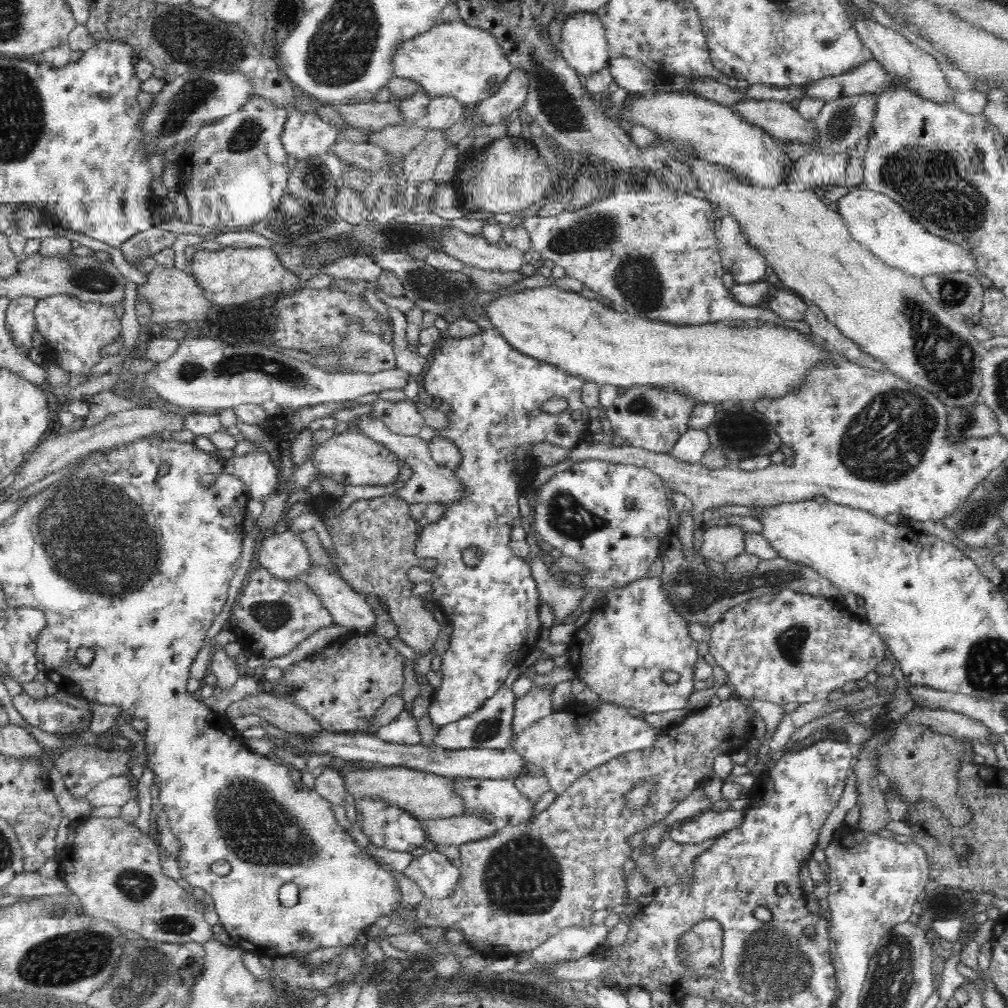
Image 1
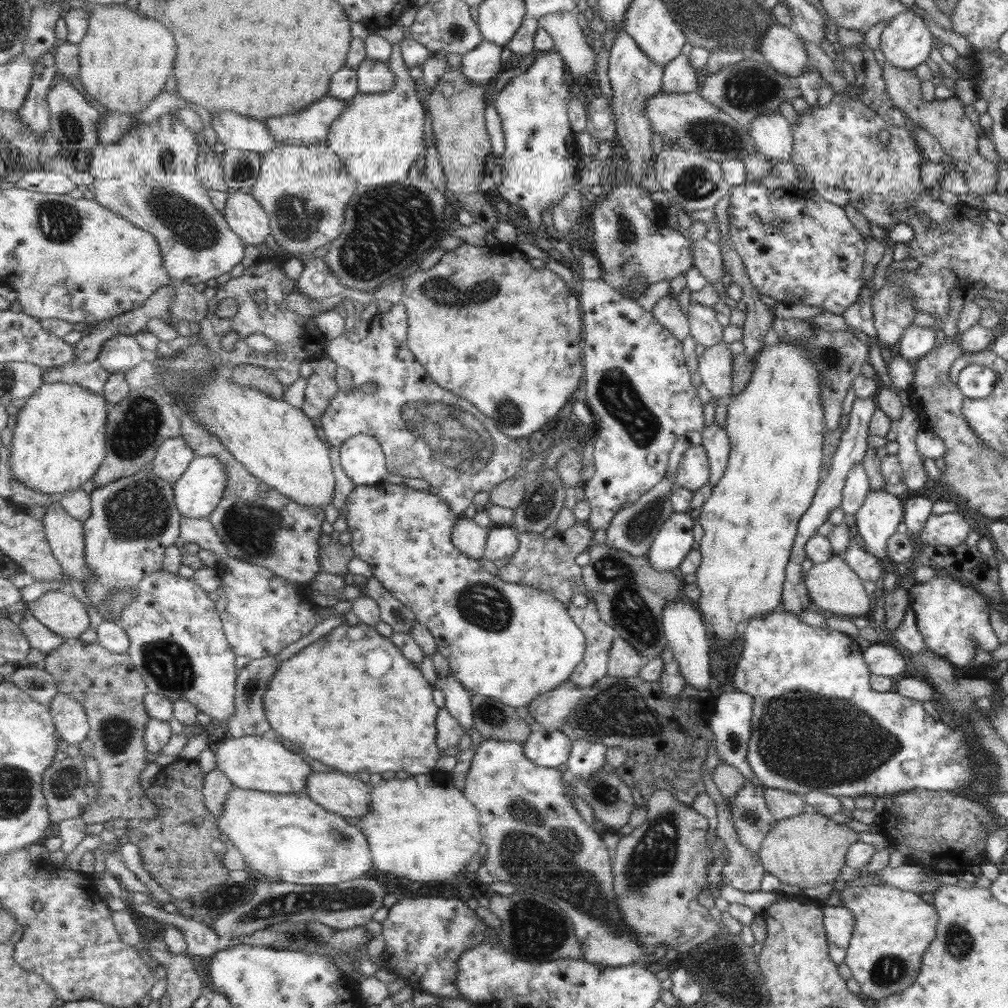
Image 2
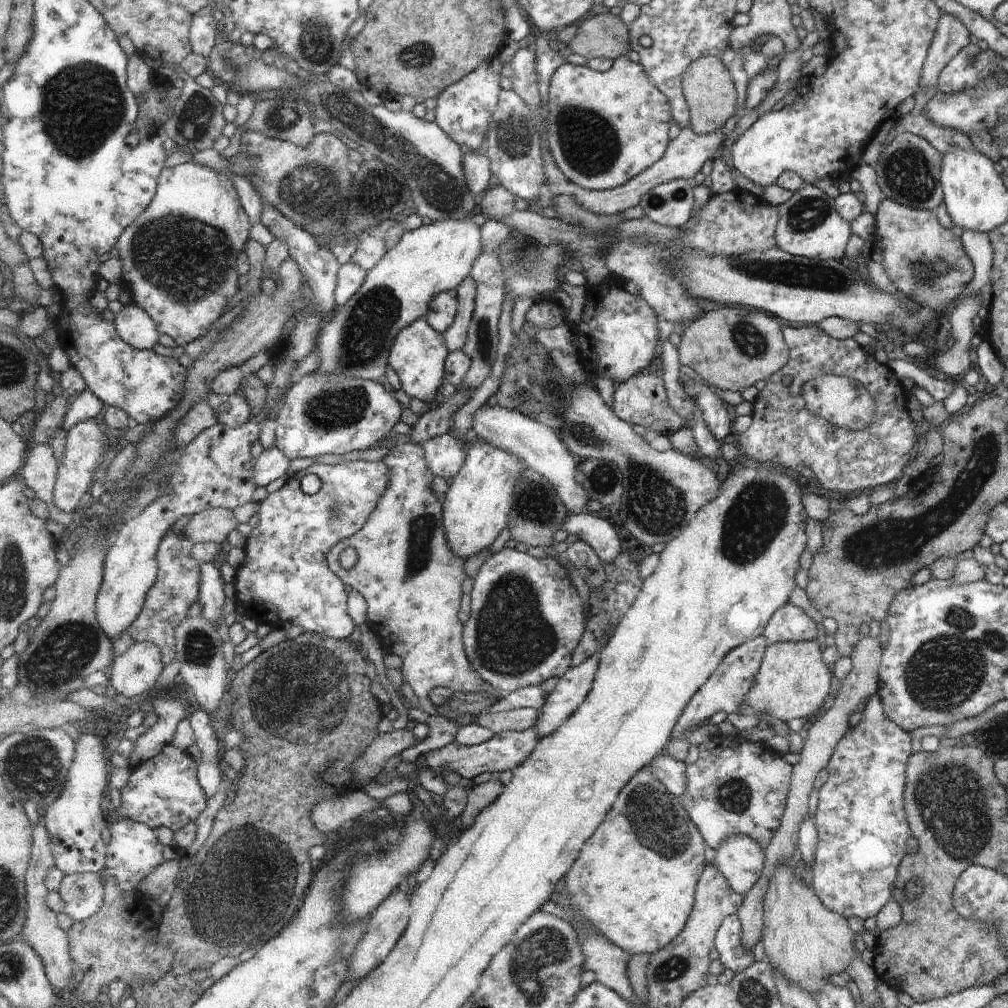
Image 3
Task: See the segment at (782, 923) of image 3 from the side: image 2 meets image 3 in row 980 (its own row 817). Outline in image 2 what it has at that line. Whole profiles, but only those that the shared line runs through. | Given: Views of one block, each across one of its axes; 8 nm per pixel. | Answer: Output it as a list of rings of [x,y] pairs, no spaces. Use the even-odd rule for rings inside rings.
[[[805,811],[797,816],[775,821],[774,825],[765,833],[760,842],[760,850],[756,855],[764,872],[778,878],[779,882],[789,884],[789,886],[798,886],[801,890],[815,888],[820,884],[839,879],[839,870],[845,864],[845,853],[848,851],[849,845],[858,840],[858,834],[844,823],[839,823],[837,819]]]

